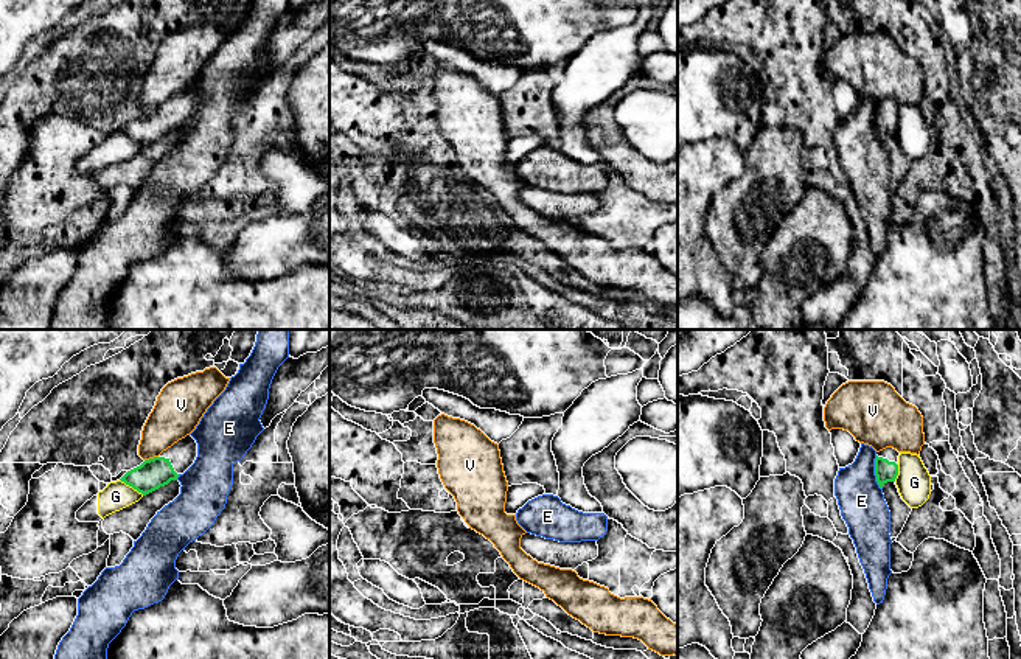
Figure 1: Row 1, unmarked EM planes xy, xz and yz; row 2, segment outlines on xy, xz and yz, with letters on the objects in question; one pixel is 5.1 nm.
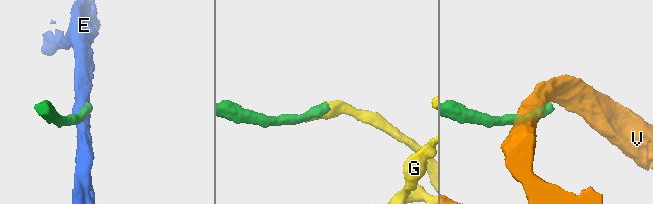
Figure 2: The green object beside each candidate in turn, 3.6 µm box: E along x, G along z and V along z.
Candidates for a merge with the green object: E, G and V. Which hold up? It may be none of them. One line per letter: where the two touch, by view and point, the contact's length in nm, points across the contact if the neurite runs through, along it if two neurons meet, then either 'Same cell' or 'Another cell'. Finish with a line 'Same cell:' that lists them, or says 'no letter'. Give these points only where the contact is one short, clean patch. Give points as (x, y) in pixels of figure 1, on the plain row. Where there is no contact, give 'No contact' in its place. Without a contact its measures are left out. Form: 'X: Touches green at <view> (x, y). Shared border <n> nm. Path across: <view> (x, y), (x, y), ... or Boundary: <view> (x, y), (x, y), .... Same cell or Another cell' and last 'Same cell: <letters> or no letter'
E: Touches green at yz (875, 125). Shared border 180 nm. Boundary: yz (875, 108), (875, 132), (881, 140). Another cell
G: Touches green at xy (132, 139). Shared border 150 nm. Boundary: xy (120, 131), (143, 146). Another cell
V: Touches green at xy (151, 111). Shared border 80 nm. Boundary: xy (157, 108), (145, 112). Another cell
Same cell: no letter

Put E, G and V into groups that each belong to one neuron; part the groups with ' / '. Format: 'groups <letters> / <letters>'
groups E / G / V

